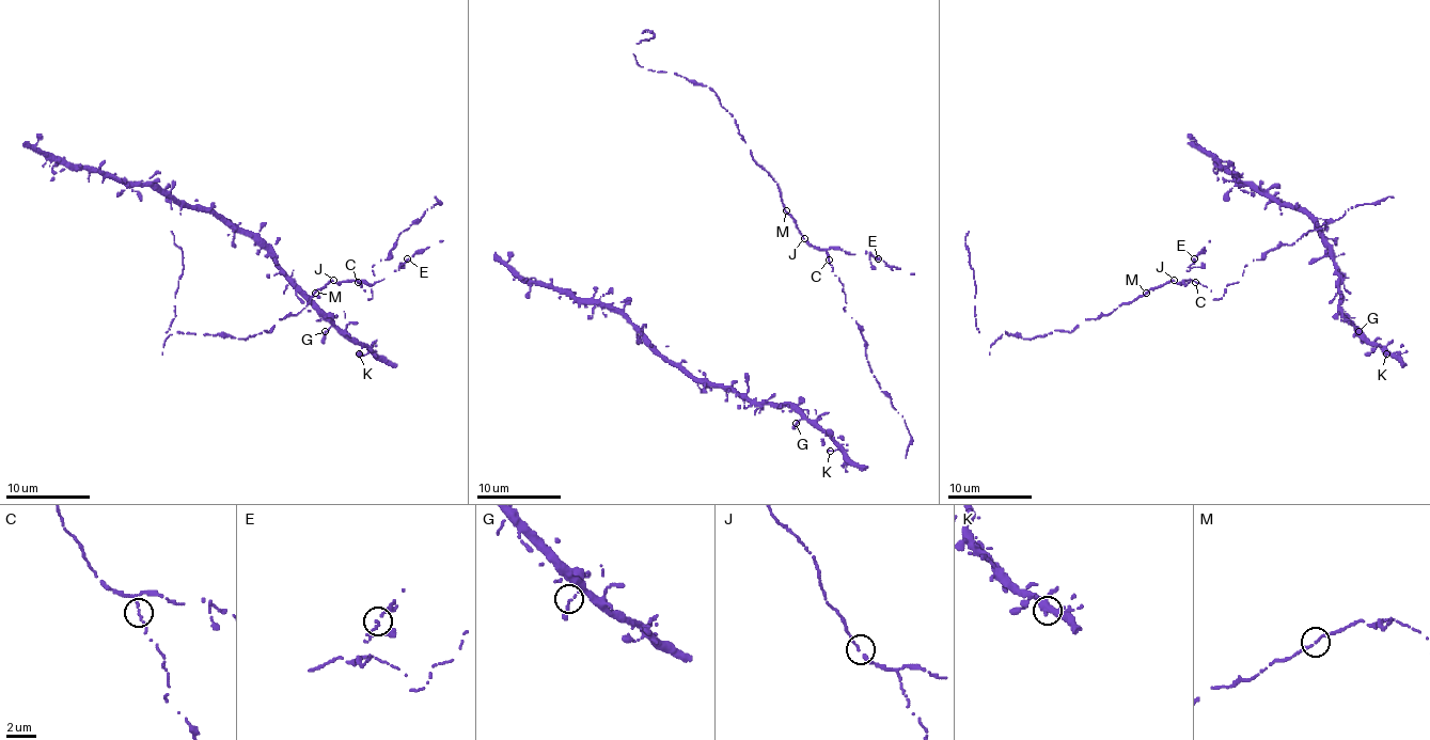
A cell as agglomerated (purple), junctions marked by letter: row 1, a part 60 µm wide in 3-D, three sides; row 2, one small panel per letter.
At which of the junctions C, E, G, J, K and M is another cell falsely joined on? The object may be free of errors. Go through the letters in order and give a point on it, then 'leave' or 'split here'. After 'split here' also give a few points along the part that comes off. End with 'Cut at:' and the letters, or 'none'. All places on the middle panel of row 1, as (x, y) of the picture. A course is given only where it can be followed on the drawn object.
C: at (829, 260); leave
E: at (878, 258); leave
G: at (796, 423); leave
J: at (804, 238); leave
K: at (830, 451); leave
M: at (786, 210); leave
Cut at: none

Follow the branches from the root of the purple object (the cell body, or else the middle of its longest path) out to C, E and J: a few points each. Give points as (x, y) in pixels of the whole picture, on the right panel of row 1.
C: (1211, 290), (1194, 282)
E: (1211, 290), (1194, 280), (1184, 280), (1184, 284), (1190, 280), (1187, 269), (1194, 258)
J: (1211, 290), (1194, 280), (1174, 280)

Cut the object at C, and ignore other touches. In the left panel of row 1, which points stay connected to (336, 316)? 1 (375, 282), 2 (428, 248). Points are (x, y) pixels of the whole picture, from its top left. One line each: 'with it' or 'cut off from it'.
1: with it
2: with it

